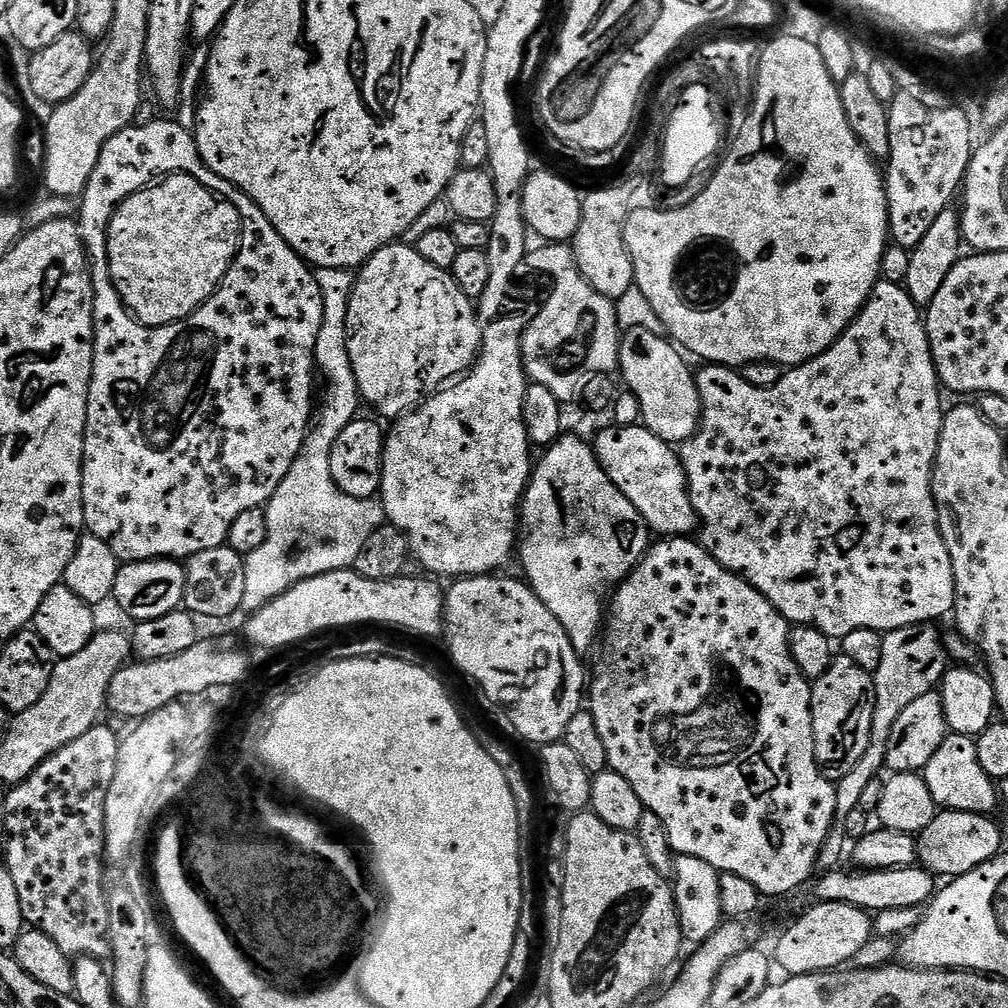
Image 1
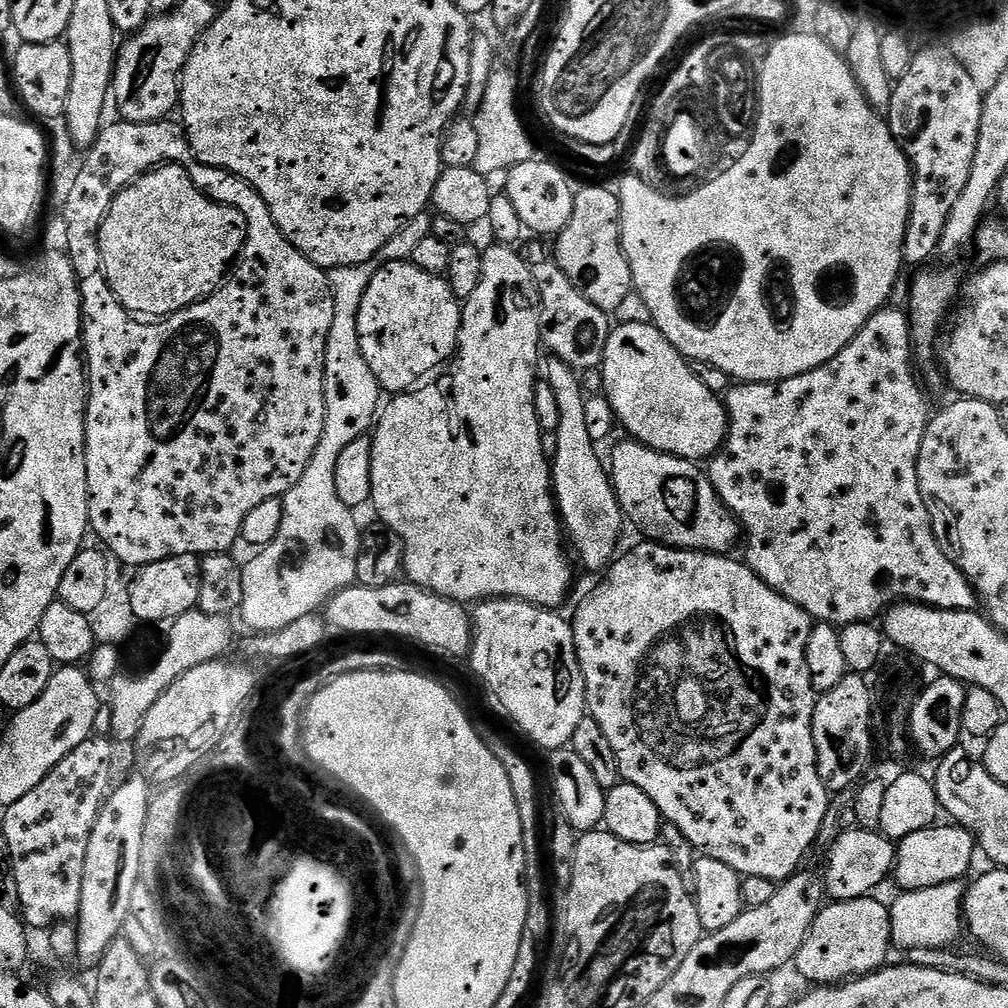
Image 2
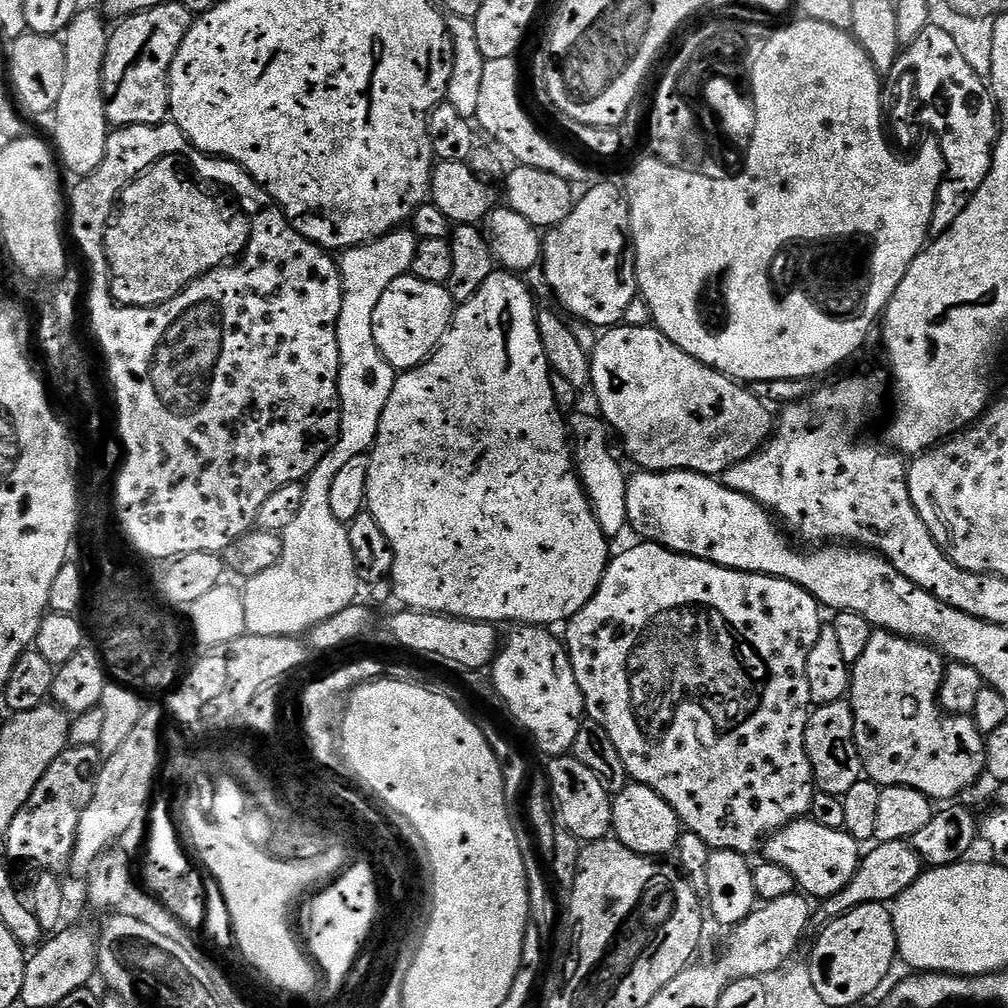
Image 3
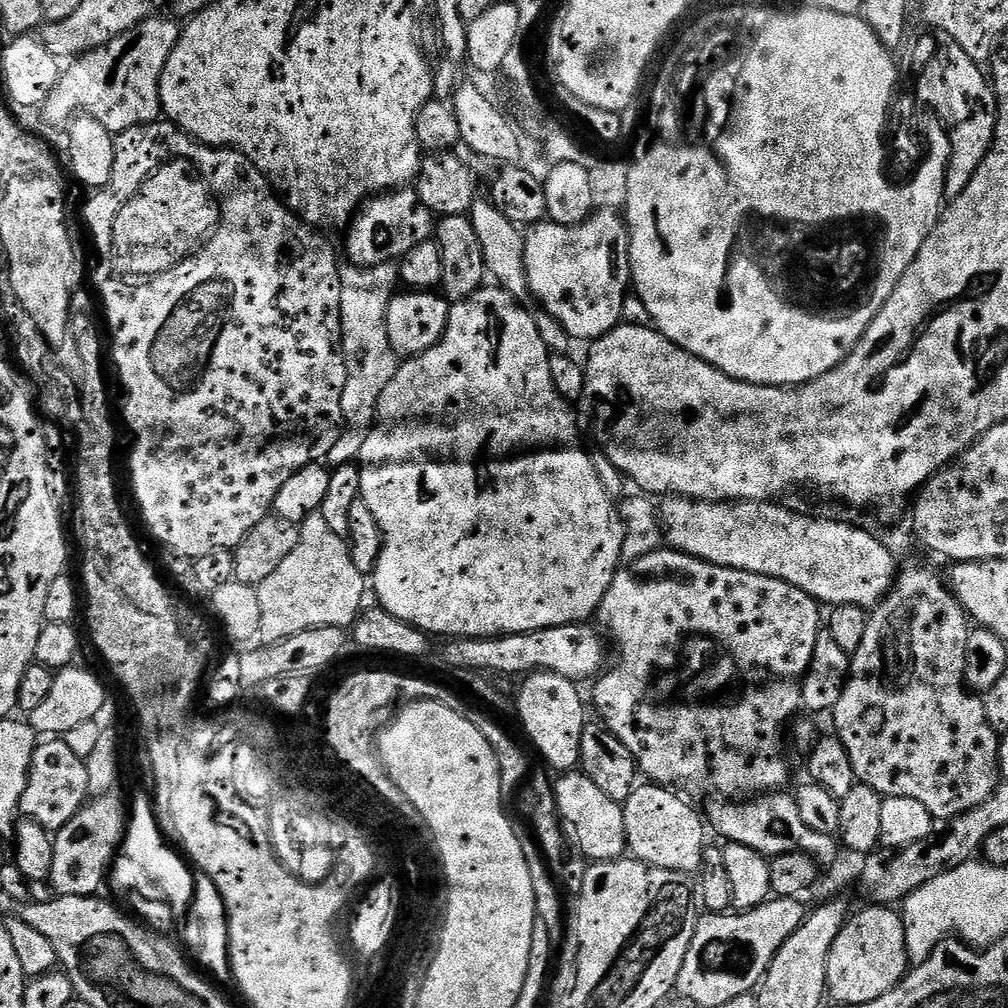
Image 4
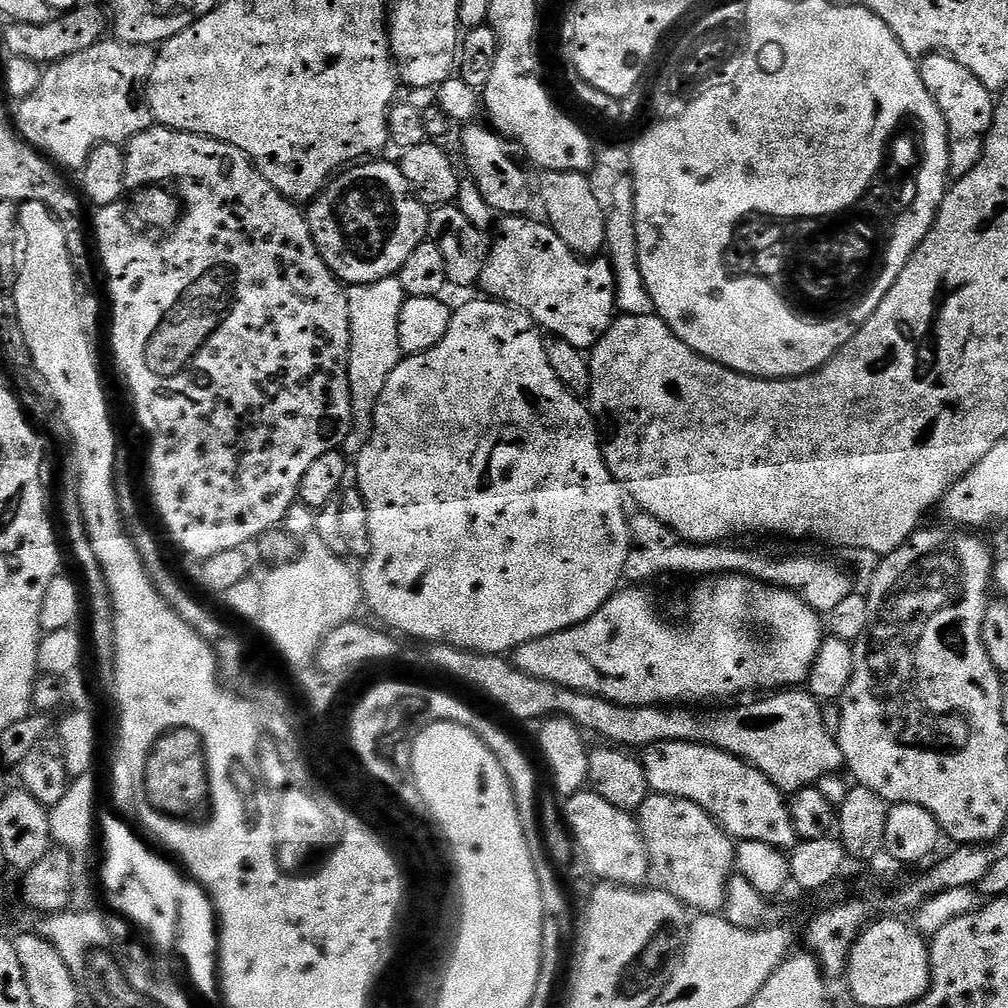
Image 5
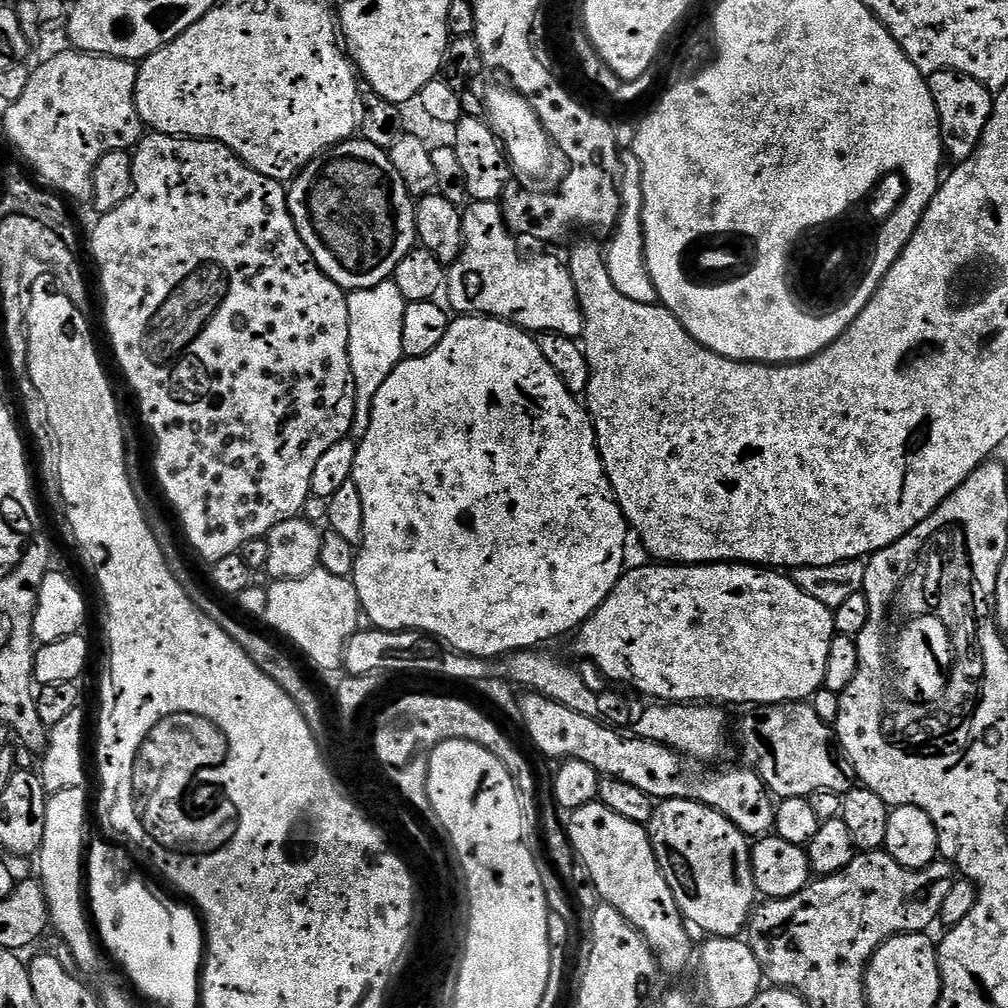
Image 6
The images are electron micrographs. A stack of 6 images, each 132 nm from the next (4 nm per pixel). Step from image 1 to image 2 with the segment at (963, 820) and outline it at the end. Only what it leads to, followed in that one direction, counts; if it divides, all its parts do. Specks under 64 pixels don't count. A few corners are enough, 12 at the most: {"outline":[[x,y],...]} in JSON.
{"outline":[[955,822],[898,841],[894,881],[917,892],[963,881],[978,845]]}

